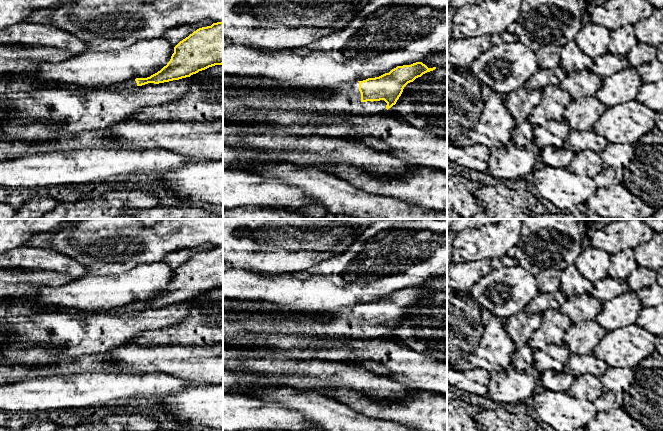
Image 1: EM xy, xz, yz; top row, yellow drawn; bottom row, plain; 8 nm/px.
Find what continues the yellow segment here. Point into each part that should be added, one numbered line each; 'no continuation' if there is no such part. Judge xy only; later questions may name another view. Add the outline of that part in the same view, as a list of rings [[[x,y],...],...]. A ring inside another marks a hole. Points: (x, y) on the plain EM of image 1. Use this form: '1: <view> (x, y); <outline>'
1: xy (131, 307); [[[135,303],[127,305],[127,306],[123,307],[122,309],[111,310],[109,313],[125,313],[125,312],[131,312],[134,310],[137,310]]]

